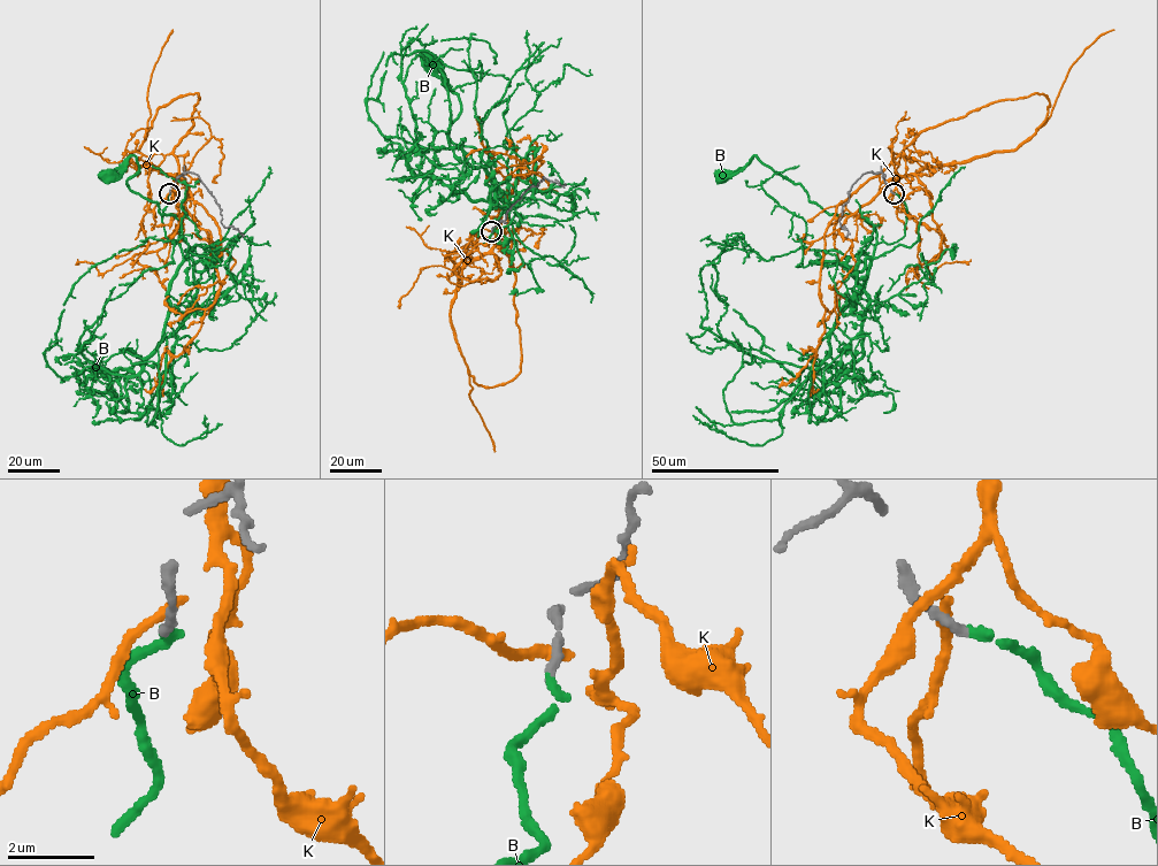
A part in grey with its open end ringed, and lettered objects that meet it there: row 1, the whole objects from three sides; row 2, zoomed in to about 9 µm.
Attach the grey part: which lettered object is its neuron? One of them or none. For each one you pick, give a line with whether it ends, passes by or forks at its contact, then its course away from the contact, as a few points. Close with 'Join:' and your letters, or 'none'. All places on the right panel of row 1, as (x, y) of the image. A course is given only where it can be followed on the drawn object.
B: It ends there. Its course: (895, 193), (906, 211), (905, 235), (877, 243), (872, 224), (828, 214), (756, 155), (723, 175)
Join: B

